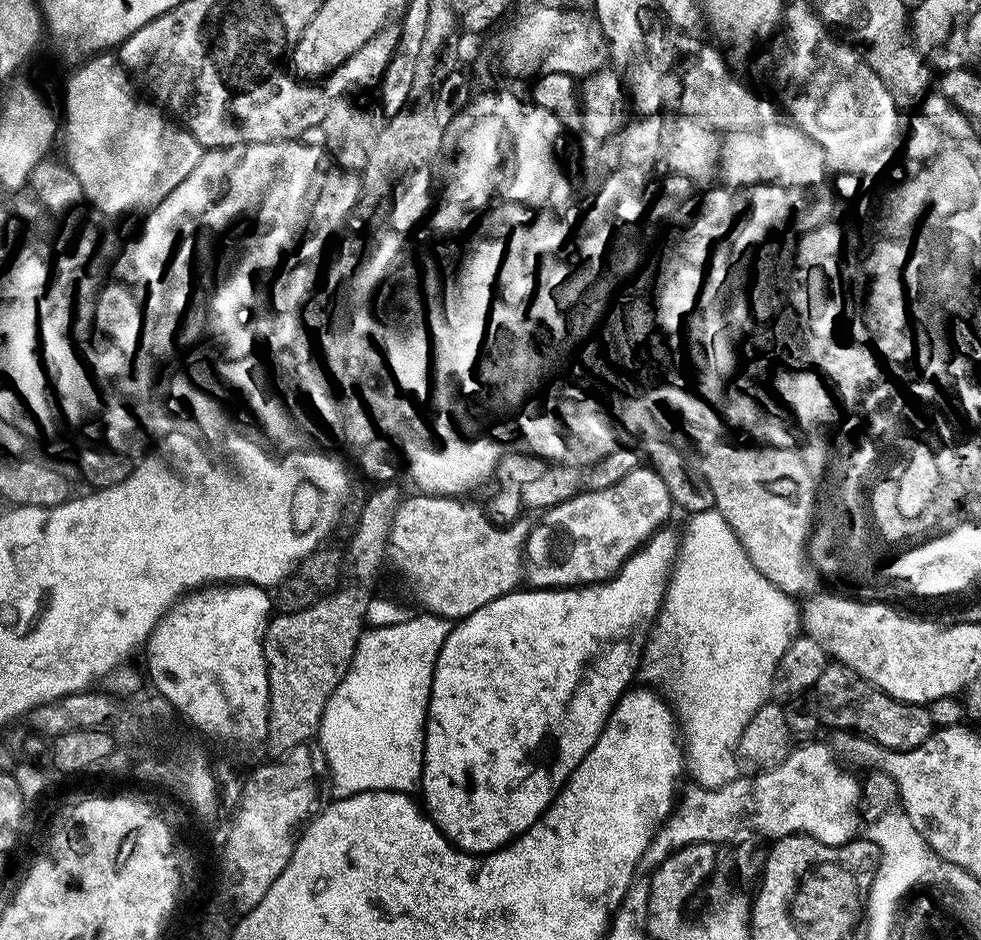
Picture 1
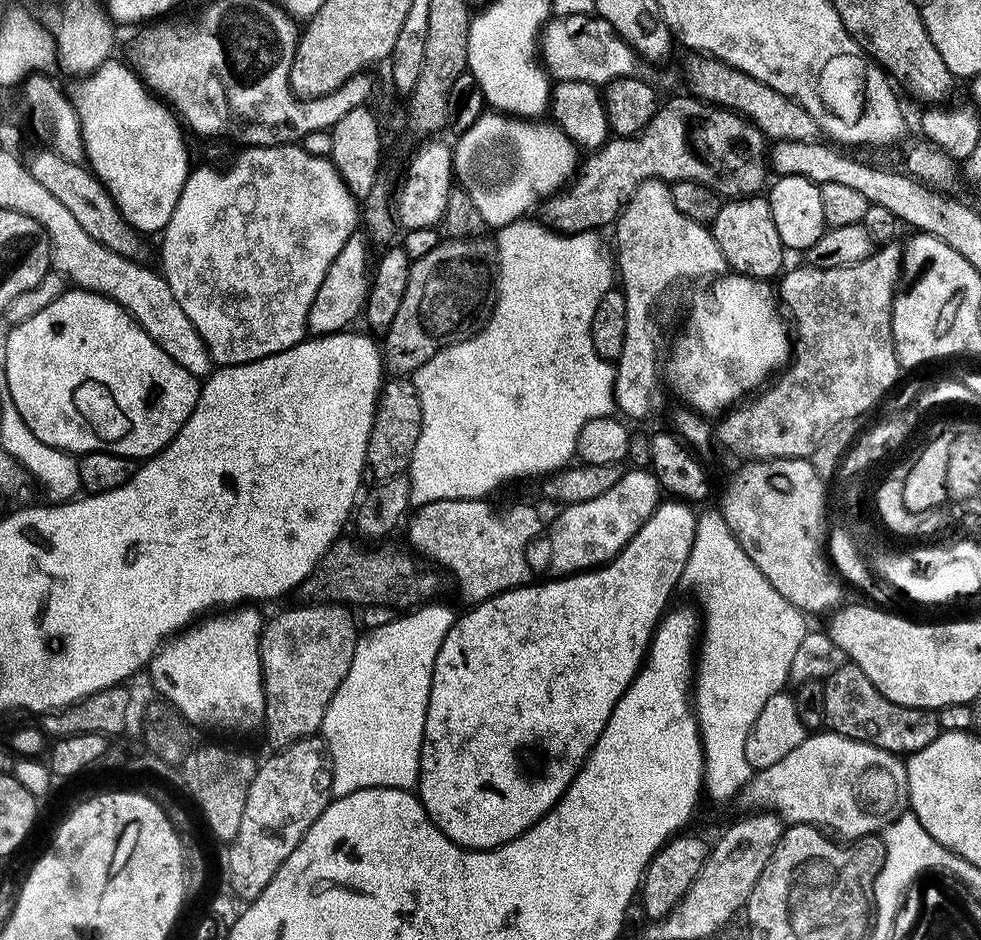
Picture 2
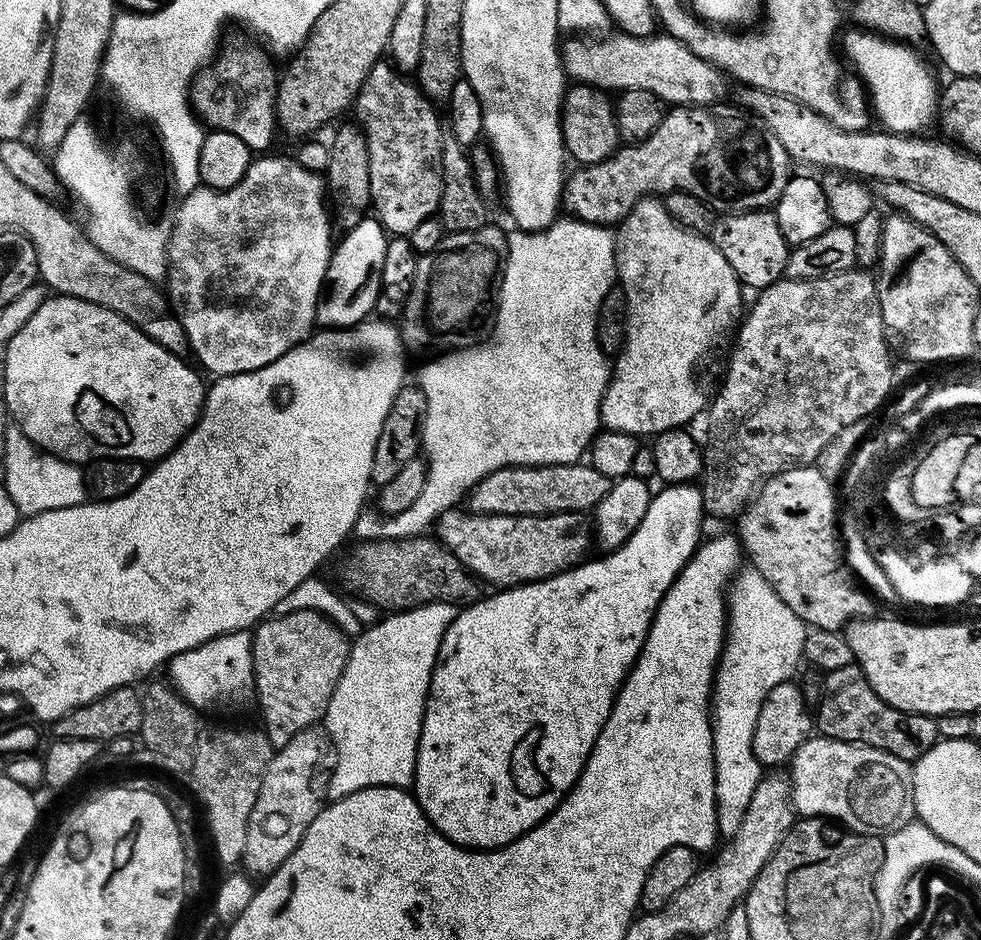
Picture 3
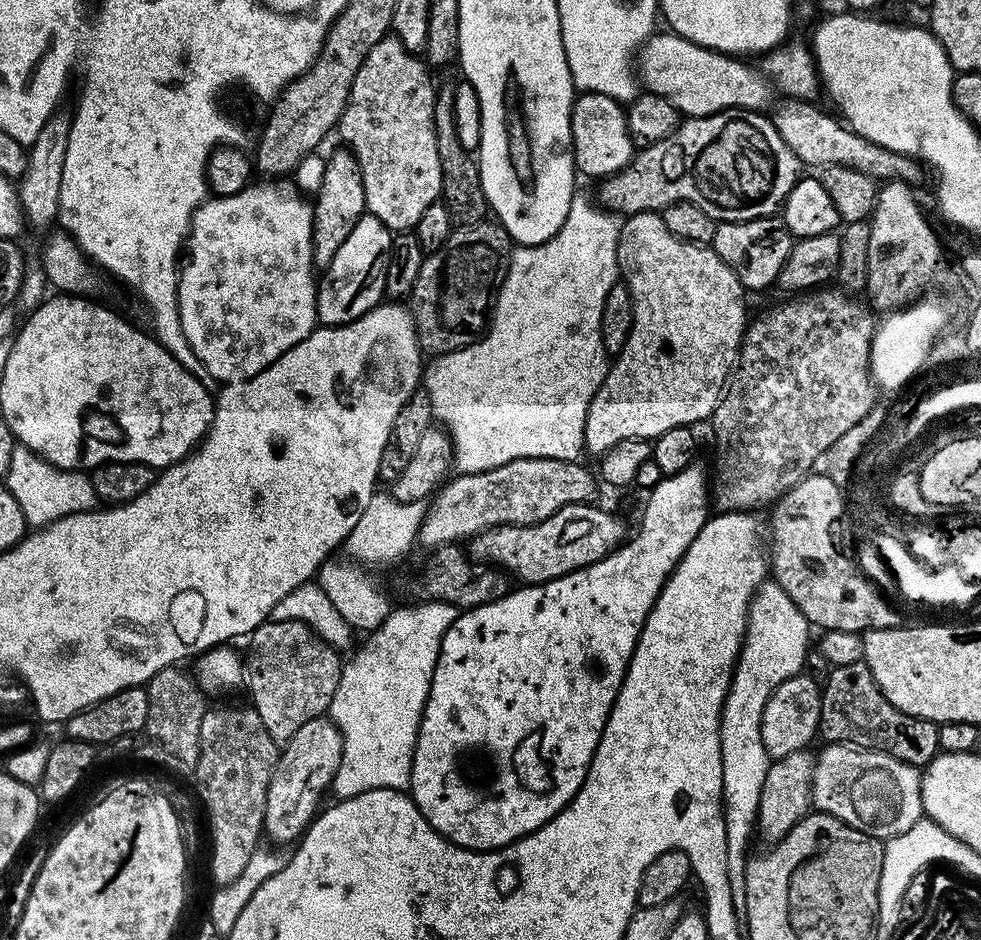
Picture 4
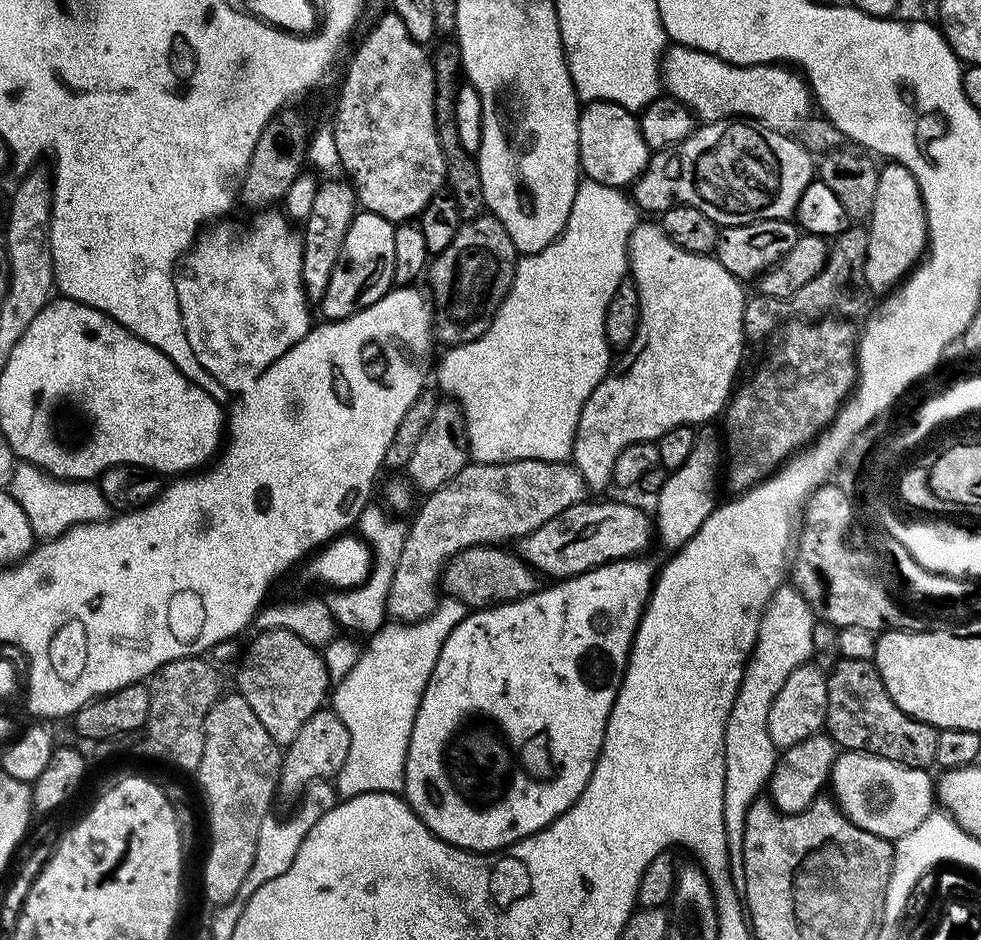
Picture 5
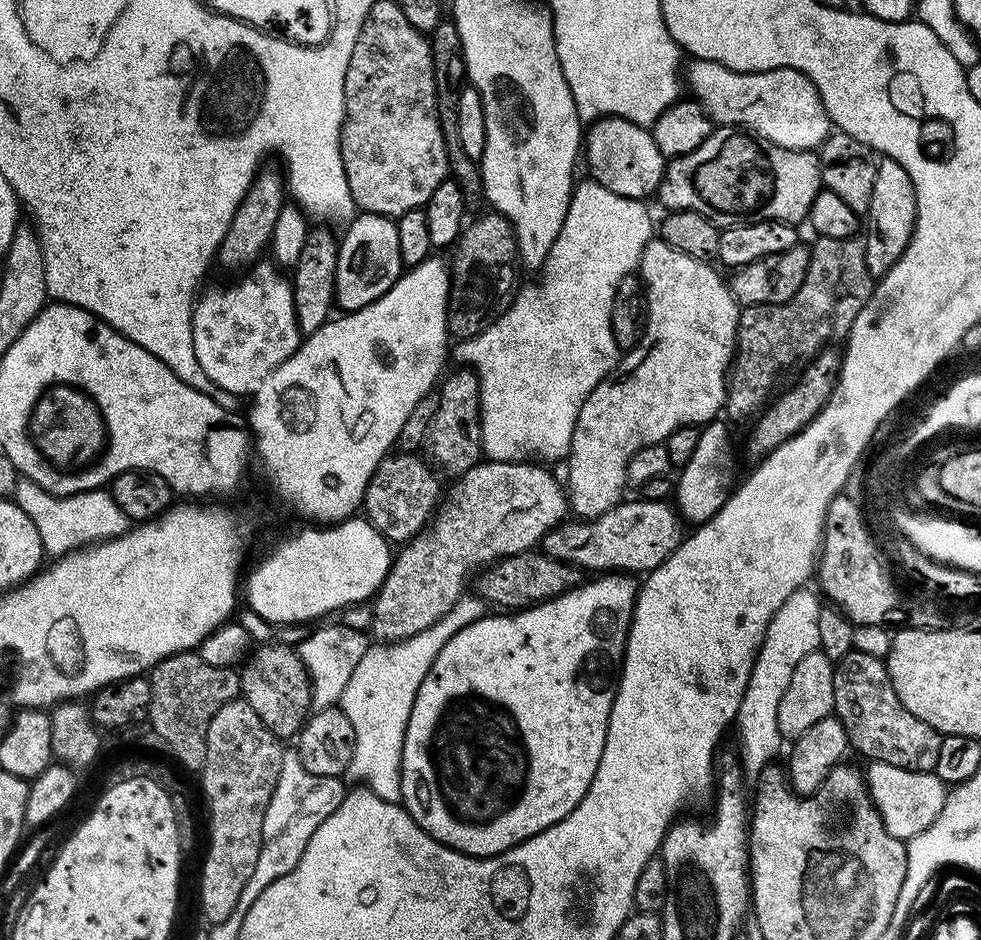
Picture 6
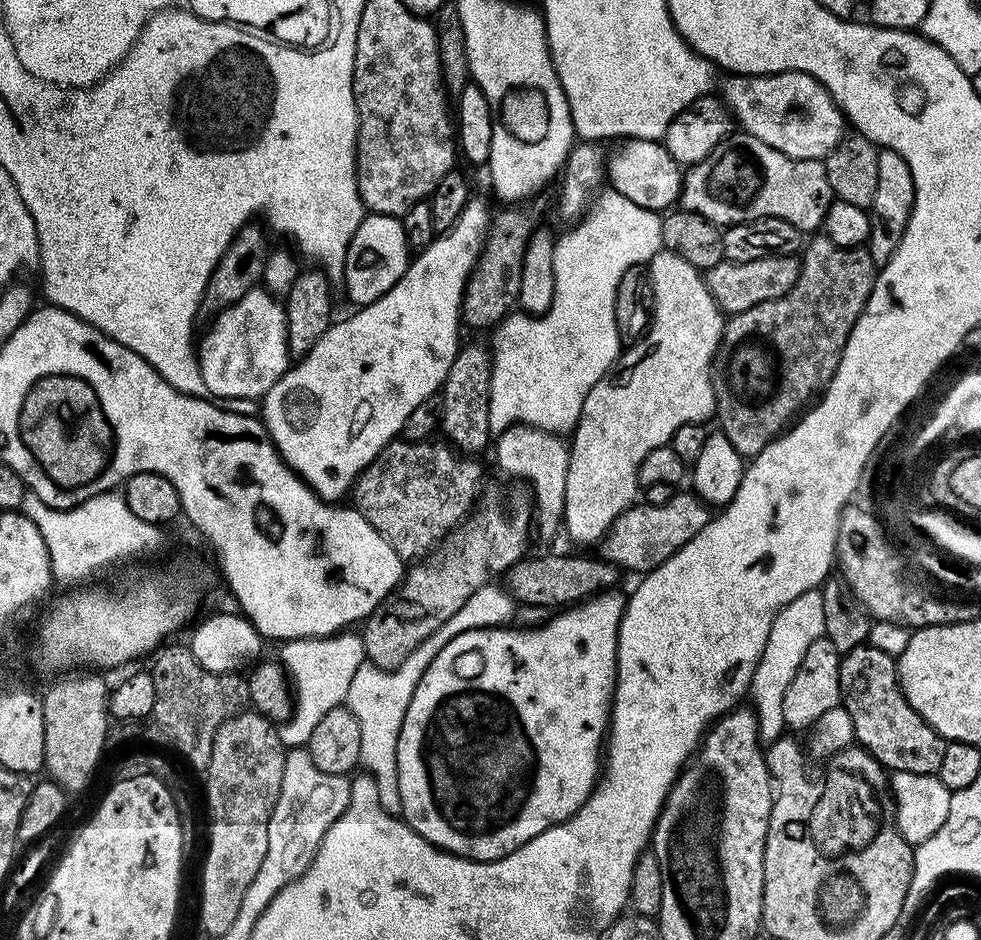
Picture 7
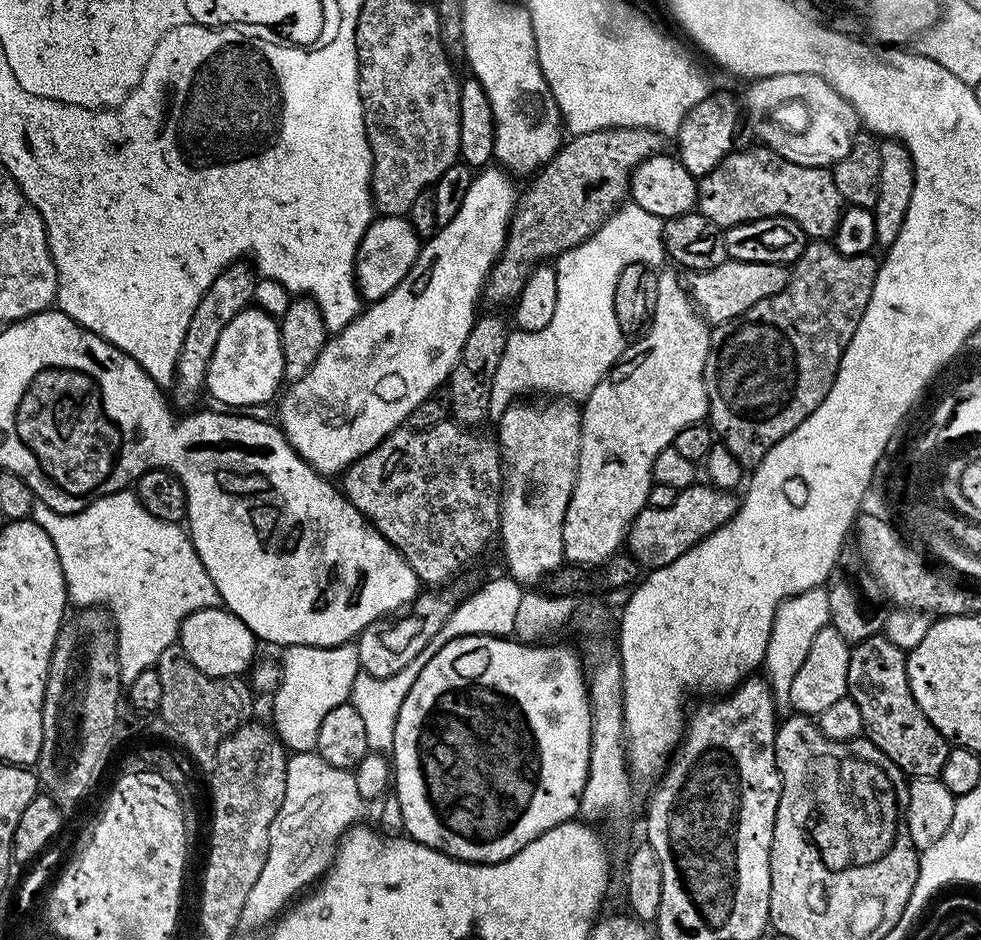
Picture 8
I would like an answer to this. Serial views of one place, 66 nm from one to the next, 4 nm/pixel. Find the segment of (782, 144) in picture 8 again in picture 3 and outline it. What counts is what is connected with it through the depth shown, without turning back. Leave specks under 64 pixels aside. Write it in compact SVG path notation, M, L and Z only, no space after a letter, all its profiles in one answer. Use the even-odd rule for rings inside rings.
M617 31L605 44L583 44L583 39L568 38L562 44L562 63L565 73L573 76L573 81L587 84L597 90L650 90L668 106L711 106L721 99L724 92L725 73L715 64L695 56L687 46L667 34L650 36L630 36L627 32Z

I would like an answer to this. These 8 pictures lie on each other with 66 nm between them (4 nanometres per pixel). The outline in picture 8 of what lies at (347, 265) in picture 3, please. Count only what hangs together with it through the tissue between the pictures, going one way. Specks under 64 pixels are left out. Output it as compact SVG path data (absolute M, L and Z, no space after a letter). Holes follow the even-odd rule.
M385 216L373 219L356 251L356 286L365 301L381 300L414 266L422 247L421 237L416 235L412 224L402 216Z

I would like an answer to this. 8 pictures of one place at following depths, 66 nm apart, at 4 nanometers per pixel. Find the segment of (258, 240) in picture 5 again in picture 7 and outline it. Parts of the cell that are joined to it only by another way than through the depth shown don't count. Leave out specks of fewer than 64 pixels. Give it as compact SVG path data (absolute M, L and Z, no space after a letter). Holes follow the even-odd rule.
M257 286L242 294L236 304L216 313L211 324L212 329L205 334L204 341L198 344L198 375L206 382L208 392L213 397L225 396L228 400L252 400L255 396L256 399L263 398L270 386L274 386L274 382L278 382L278 378L282 378L282 374L290 367L283 303L267 288Z

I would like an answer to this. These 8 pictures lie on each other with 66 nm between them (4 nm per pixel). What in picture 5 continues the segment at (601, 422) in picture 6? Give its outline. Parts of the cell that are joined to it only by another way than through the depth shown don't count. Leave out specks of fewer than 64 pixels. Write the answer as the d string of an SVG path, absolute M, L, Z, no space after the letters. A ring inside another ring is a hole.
M640 222L637 223L636 228L630 234L628 270L630 279L636 283L638 298L640 299L638 334L634 338L632 345L617 359L620 361L617 364L615 361L611 365L608 375L604 377L604 381L594 390L594 394L590 394L590 398L586 398L586 402L582 406L582 414L578 418L576 437L572 443L571 463L582 474L585 485L589 489L604 488L607 484L611 485L613 483L612 471L614 470L614 462L618 462L618 454L622 454L622 450L626 450L626 446L637 444L643 440L655 442L660 439L662 434L666 434L666 430L671 428L677 428L683 424L704 426L712 422L708 420L714 419L716 415L719 417L725 411L726 405L733 395L734 385L732 386L732 383L736 380L736 371L740 368L740 359L744 356L744 344L746 345L746 337L744 335L745 285L737 280L734 274L730 274L730 270L726 270L726 266L722 266L717 262L715 255L703 256L702 254L694 254L690 250L682 250L682 246L670 242L670 238L666 235L664 229L660 227L659 223L644 224L644 222Z

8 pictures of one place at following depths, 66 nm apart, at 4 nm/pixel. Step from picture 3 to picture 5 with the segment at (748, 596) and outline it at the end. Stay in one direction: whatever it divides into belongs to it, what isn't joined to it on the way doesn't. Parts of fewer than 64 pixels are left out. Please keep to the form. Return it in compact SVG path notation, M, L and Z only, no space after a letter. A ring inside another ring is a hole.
M781 586L773 594L764 617L752 656L744 667L744 677L738 698L724 735L724 825L728 843L728 867L732 869L732 885L737 890L746 886L744 873L744 831L746 814L750 806L767 789L772 771L778 759L778 749L770 738L770 706L778 698L778 690L786 686L786 678L798 670L798 666L813 659L812 639L817 621L812 608L794 586Z

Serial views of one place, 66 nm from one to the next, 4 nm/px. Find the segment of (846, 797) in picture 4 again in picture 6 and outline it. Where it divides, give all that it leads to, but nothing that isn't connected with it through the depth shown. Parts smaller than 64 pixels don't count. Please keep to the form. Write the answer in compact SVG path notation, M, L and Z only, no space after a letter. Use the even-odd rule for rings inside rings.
M875 762L869 763L867 767L868 794L882 818L884 829L894 834L894 838L910 841L935 822L942 810L946 795L946 785L937 778L935 772L915 772Z

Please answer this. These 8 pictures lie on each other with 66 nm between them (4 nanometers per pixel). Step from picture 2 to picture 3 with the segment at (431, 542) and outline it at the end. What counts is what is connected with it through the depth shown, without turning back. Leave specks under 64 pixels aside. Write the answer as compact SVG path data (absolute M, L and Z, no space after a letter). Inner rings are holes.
M471 510L460 511L443 512L435 521L435 535L473 576L485 585L496 584L492 586L501 589L533 584L535 580L544 580L567 568L575 568L589 555L588 547L594 544L589 517L587 520L587 515L578 512L543 516L481 516Z

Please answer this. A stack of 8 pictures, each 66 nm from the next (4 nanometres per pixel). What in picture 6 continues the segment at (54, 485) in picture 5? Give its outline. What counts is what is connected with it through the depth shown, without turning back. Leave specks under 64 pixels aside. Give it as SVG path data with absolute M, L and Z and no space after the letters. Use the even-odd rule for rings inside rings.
M21 479L16 483L15 502L30 517L30 522L38 526L38 534L42 538L42 546L49 557L59 558L67 552L74 552L89 544L101 540L113 540L128 531L130 521L118 510L118 502L114 502L111 491L97 490L83 492L73 496L52 496L33 482Z

